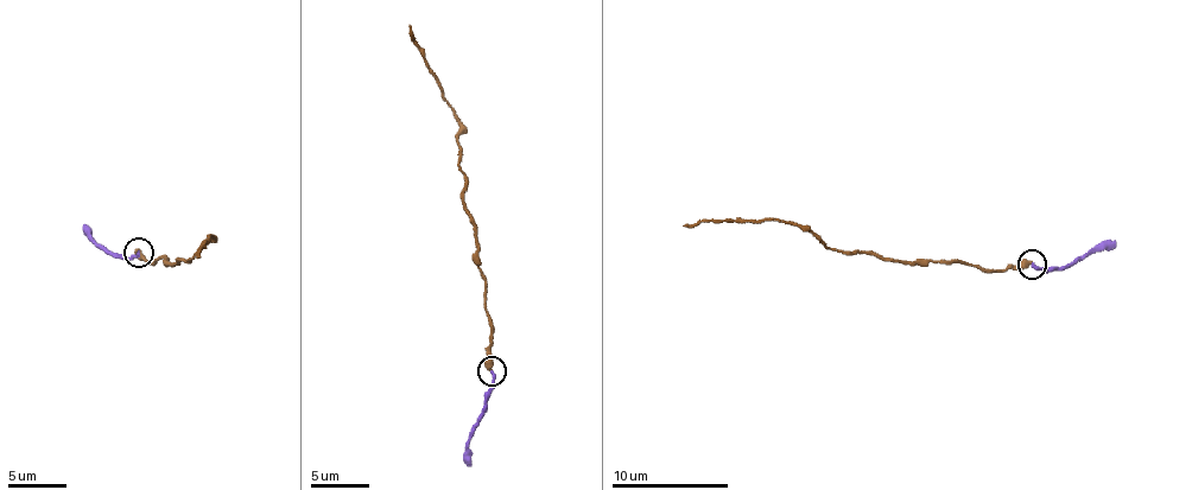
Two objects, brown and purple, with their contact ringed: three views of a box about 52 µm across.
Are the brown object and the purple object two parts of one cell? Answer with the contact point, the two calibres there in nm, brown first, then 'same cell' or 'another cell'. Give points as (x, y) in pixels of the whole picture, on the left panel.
at (139, 253); 400 nm thick on the brown side, 200 nm on the other; same cell

